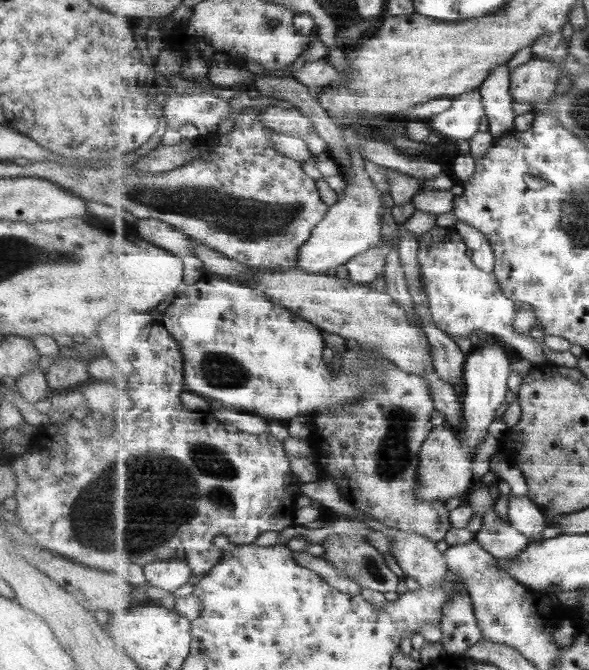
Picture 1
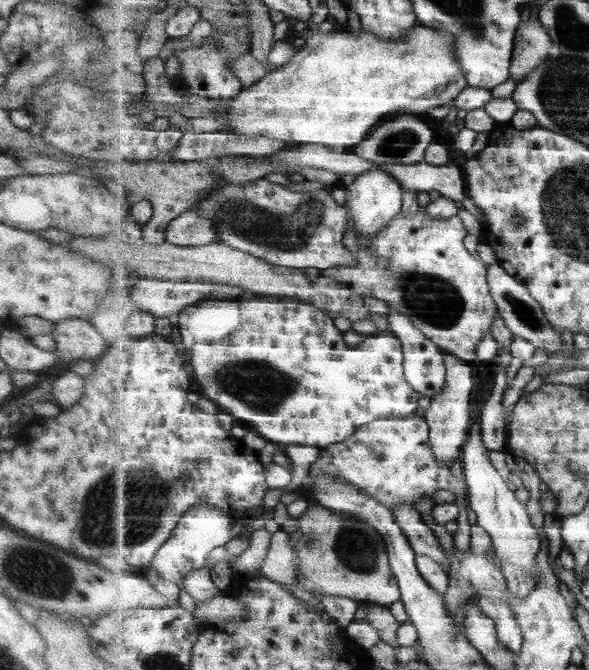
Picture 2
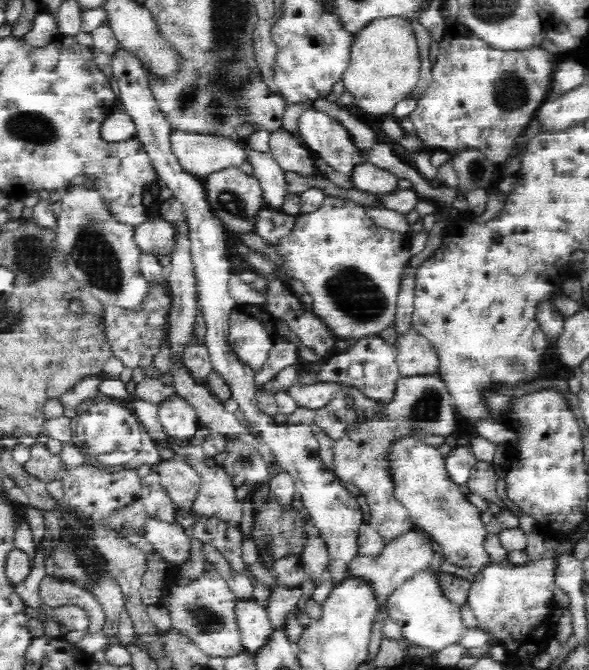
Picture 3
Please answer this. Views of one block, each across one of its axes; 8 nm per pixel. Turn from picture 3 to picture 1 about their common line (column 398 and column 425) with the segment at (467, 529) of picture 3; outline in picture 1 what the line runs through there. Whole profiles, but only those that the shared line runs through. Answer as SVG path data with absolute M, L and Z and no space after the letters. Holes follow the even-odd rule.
M444 422L443 425L435 427L433 433L423 444L419 461L421 461L418 468L419 492L417 496L419 496L419 501L447 503L447 500L457 498L457 496L466 499L470 491L474 489L472 462L467 457L467 453L463 451L459 434L455 433L455 426Z

